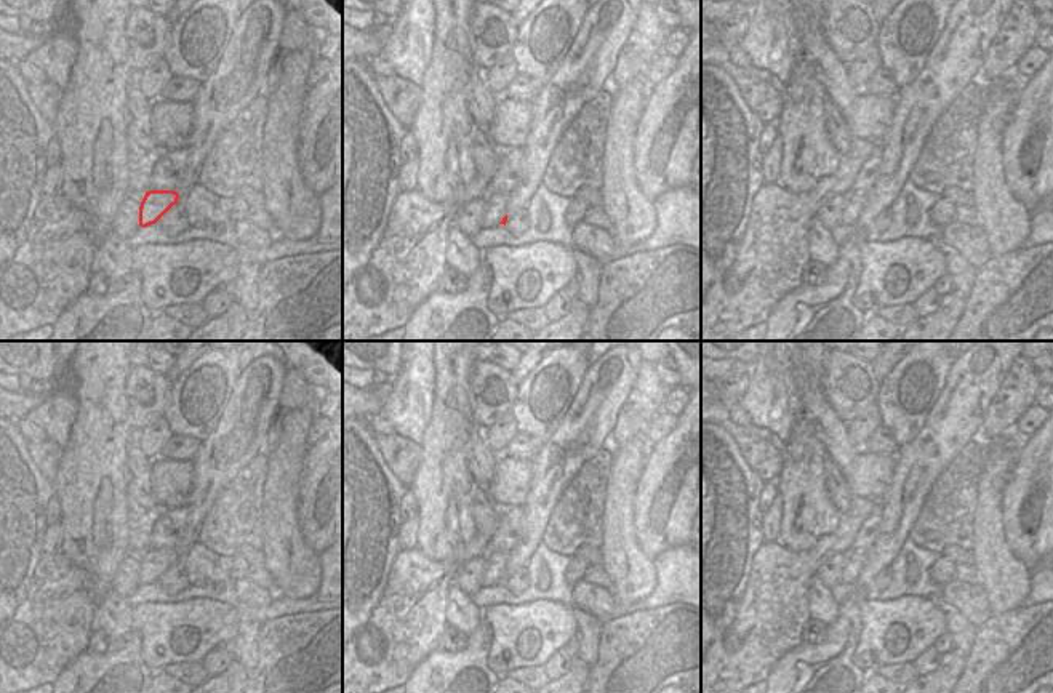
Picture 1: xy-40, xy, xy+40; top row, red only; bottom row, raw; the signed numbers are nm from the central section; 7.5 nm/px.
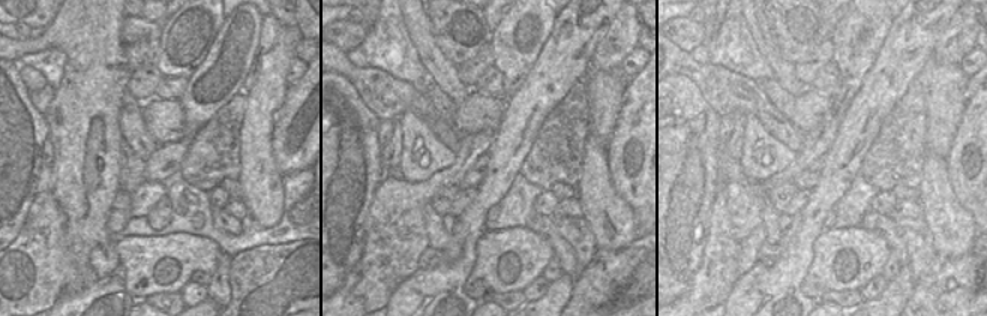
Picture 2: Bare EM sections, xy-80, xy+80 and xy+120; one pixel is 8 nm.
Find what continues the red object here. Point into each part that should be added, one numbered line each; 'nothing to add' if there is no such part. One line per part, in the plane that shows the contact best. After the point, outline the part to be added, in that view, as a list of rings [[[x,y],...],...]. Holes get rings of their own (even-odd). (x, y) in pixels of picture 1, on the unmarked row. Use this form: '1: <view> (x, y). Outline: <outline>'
1: xy (496, 565). Outline: [[[491,549],[485,565],[485,584],[498,584],[507,571],[510,549]]]

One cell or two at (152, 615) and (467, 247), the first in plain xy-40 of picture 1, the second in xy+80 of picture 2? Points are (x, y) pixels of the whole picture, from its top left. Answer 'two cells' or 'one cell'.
two cells

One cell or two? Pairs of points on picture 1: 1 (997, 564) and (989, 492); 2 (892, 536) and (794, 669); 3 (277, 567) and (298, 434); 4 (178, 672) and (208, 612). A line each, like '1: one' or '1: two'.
1: one
2: one
3: one
4: two

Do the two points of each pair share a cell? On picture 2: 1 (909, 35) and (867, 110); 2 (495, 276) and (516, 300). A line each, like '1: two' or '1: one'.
1: one
2: two

